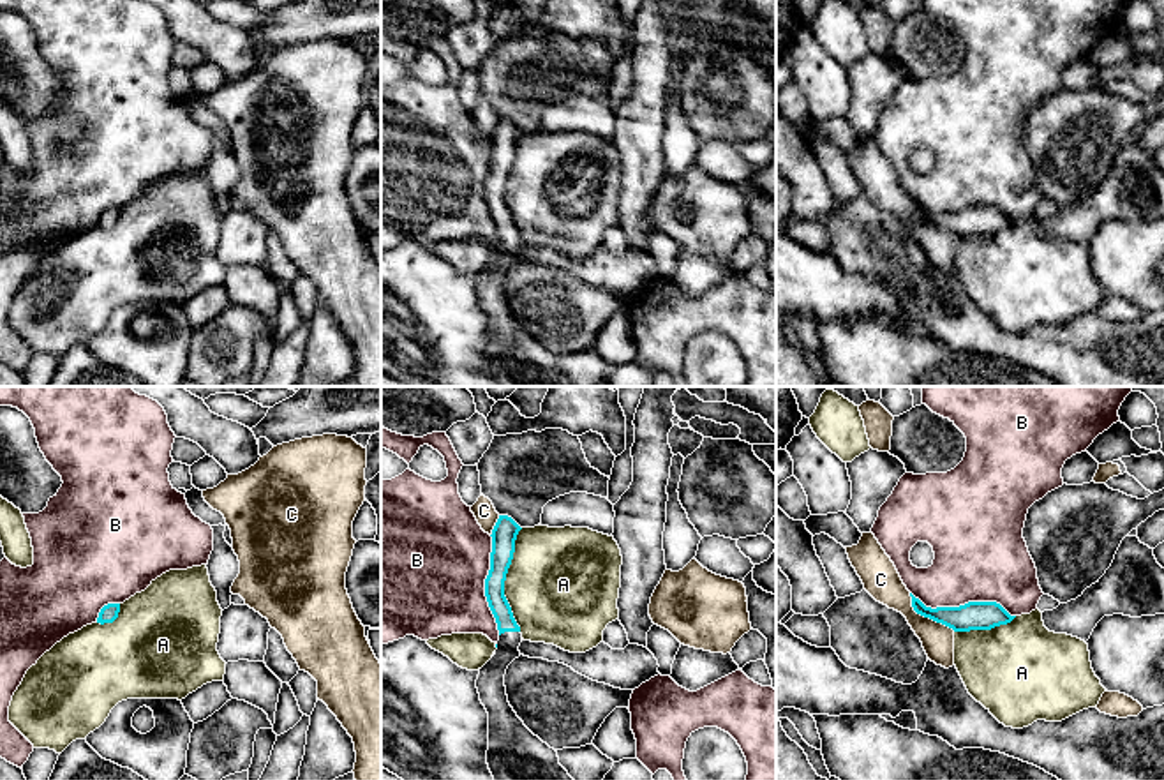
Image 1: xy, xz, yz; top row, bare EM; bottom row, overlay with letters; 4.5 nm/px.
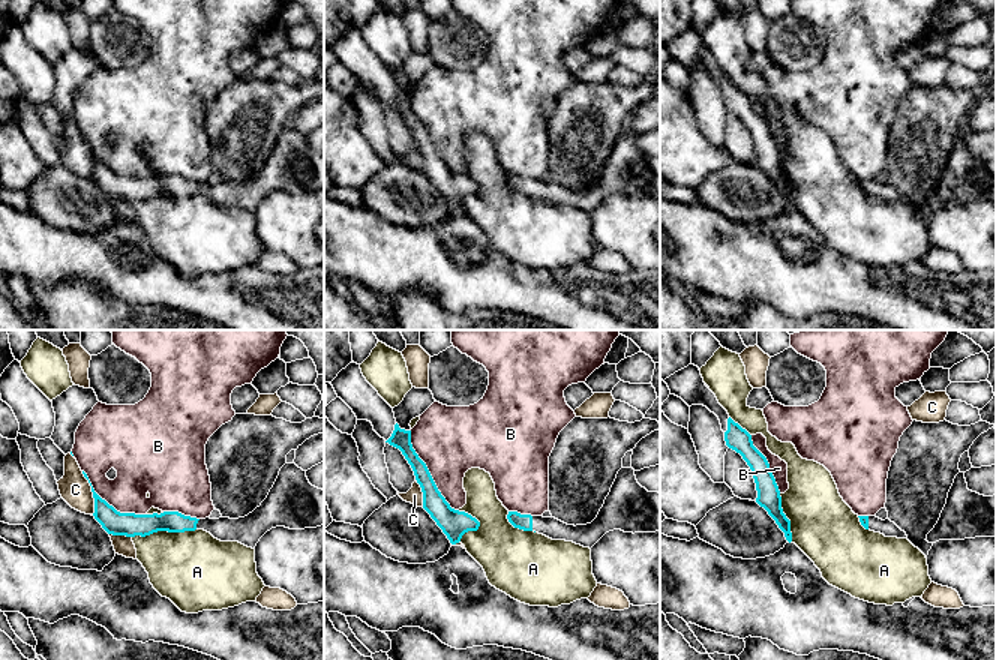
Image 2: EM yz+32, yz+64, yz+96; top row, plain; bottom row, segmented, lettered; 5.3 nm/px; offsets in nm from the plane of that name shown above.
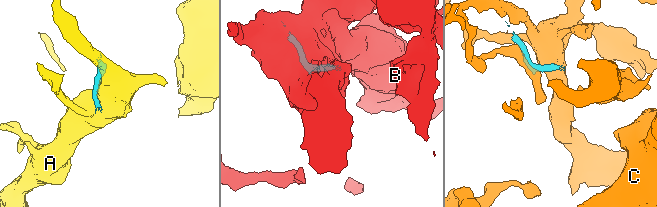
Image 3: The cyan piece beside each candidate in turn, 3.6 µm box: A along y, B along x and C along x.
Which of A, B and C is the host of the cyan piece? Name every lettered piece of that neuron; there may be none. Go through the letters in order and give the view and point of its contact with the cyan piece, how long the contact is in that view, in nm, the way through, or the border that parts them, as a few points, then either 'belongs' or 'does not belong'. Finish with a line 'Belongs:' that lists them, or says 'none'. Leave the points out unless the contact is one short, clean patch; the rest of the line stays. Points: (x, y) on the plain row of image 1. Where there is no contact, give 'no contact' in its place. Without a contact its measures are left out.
A: meets cyan in xz at (505, 184); contact 480 nm long; does not belong
B: meets cyan in yz at (963, 210); contact 500 nm long; does not belong
C: meets cyan in yz at (926, 221); contact 280 nm long; does not belong
Belongs: none

